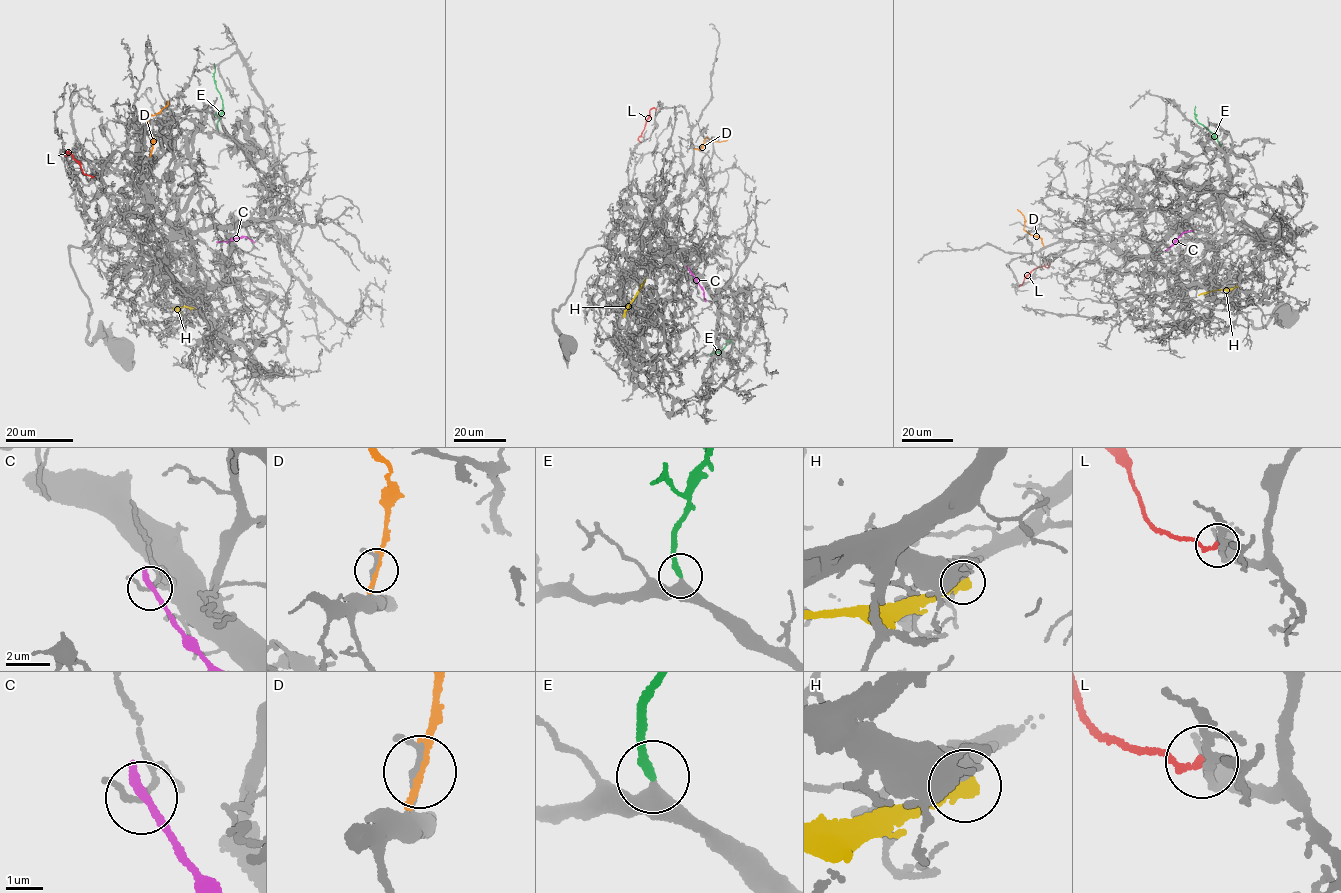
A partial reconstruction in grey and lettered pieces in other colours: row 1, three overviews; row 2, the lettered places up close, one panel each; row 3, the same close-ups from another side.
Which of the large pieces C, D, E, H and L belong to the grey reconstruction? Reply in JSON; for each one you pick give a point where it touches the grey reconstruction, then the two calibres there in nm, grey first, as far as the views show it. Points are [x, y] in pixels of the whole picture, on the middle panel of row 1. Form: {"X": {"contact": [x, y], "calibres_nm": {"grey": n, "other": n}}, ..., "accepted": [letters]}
{"E": {"contact": [710, 354], "calibres_nm": {"grey": 400, "other": 240}}, "accepted": ["E"]}

